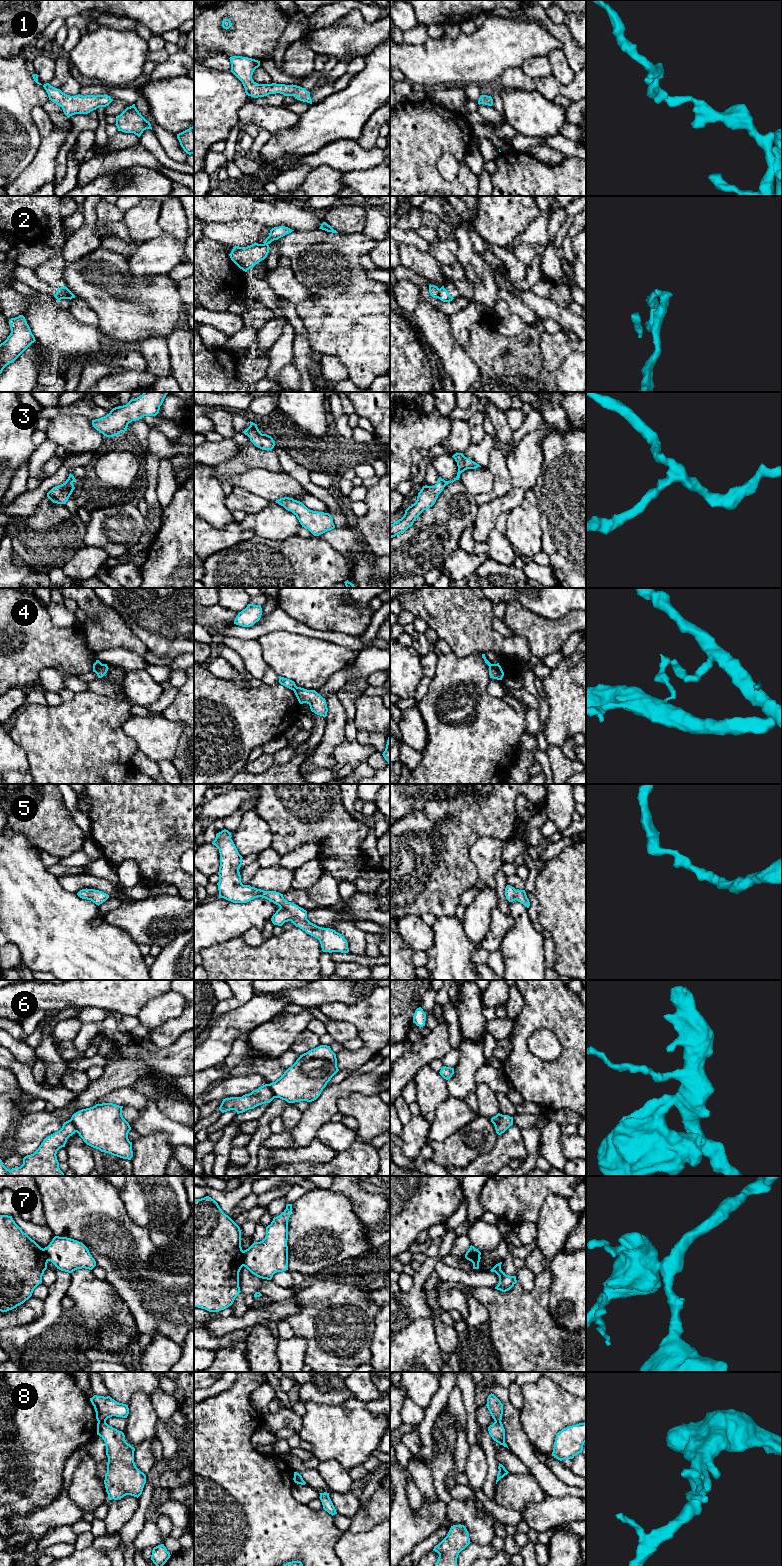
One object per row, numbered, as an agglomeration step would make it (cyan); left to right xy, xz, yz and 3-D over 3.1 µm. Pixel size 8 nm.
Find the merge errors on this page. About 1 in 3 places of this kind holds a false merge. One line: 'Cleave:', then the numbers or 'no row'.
Cleave: 2, 4, 6, 7, 8

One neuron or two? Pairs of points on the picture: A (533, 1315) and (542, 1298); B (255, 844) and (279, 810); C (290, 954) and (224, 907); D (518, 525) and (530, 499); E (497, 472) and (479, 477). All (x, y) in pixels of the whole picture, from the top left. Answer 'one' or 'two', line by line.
A: one
B: two
C: two
D: one
E: two

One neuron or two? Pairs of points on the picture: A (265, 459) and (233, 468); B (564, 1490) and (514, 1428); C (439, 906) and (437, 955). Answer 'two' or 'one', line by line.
A: one
B: one
C: two

